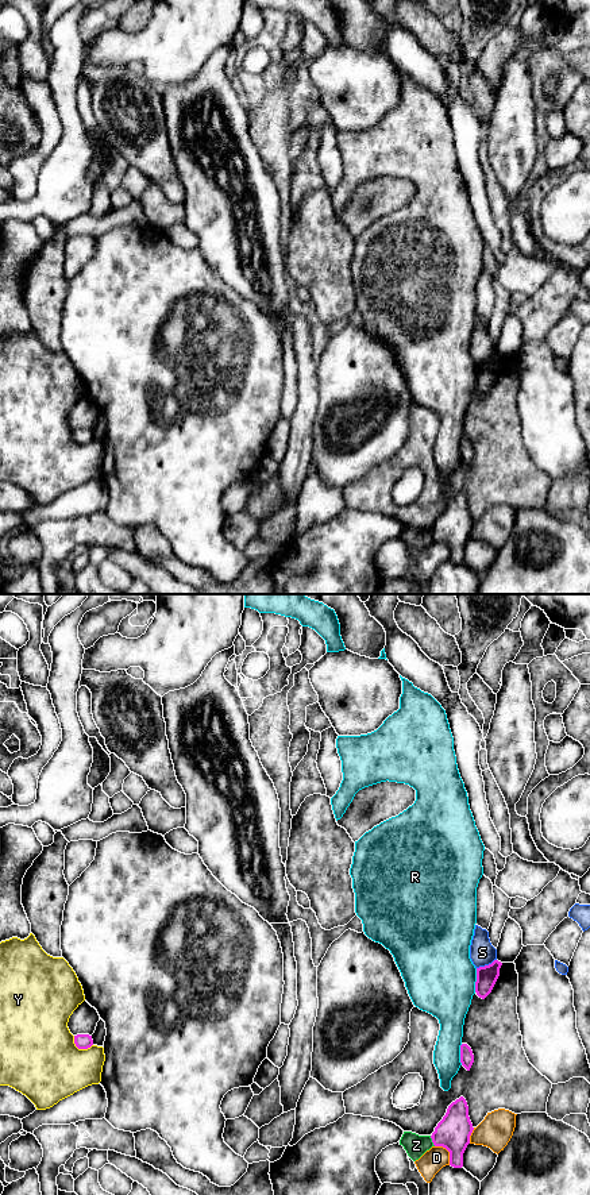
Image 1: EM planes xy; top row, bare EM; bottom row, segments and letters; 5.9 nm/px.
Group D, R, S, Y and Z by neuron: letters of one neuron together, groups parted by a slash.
D / R / S Z / Y

